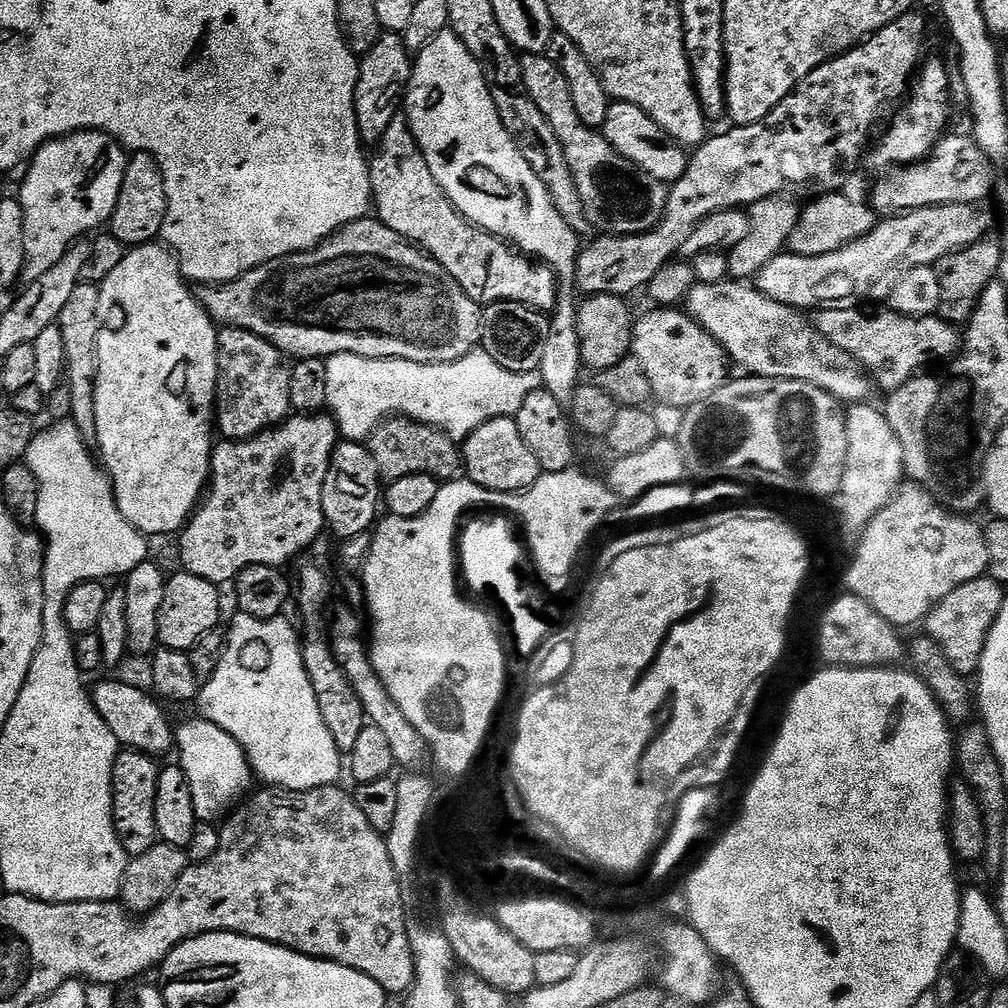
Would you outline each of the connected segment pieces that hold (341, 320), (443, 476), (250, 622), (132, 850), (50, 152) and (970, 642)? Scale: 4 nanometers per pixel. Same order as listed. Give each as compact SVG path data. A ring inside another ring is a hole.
M365 218L355 220L352 224L338 229L333 236L326 239L309 252L295 252L289 256L283 256L277 260L266 262L262 266L252 268L246 274L242 274L237 280L231 280L228 284L215 286L200 286L195 289L194 295L200 301L201 306L208 311L208 316L217 325L238 330L250 330L250 334L258 334L258 338L266 338L283 352L285 357L296 360L319 360L329 356L337 356L345 352L355 356L365 356L371 360L409 360L410 362L422 362L423 364L441 364L442 362L458 362L466 358L472 352L477 351L480 343L480 313L481 305L474 301L442 270L442 266L433 260L427 252L421 252L415 244L409 244L390 226L386 226L378 218Z
M389 418L373 430L366 443L370 454L374 454L374 462L378 462L381 477L388 482L410 474L426 474L447 482L457 479L462 472L462 452L457 441L442 430L419 424L417 420Z
M236 614L232 620L232 629L227 629L226 643L224 646L224 653L220 659L218 670L214 670L214 674L201 687L200 695L198 697L198 705L200 704L199 715L205 720L214 722L214 726L218 726L222 730L226 730L226 734L230 734L242 746L242 750L248 756L248 764L252 768L253 773L257 777L260 776L265 781L265 785L273 788L289 788L295 792L302 790L310 790L318 786L326 786L327 784L336 784L340 776L340 764L342 768L342 753L337 750L334 743L334 738L330 735L330 730L327 729L326 724L322 721L322 712L318 707L318 698L314 698L314 686L310 686L310 678L306 674L306 666L302 662L302 650L300 645L302 643L302 636L299 631L292 629L292 624L285 618L277 618L274 620L259 620L253 616L246 616L243 614Z
M121 750L112 771L112 817L118 838L131 858L146 854L150 846L158 843L154 822L154 798L158 794L161 765L144 752Z
M91 130L57 136L36 151L18 193L24 215L25 281L42 278L70 245L87 237L91 228L100 228L103 224L105 227L111 221L128 158L129 153L119 140Z
M985 574L974 582L966 582L966 586L958 586L954 594L946 594L946 598L934 605L926 617L926 634L942 646L942 654L950 658L950 666L966 678L971 677L971 672L972 675L979 673L986 638L1006 603L1004 592L1005 585Z

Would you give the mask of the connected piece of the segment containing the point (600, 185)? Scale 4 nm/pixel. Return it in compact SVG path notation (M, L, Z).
M521 55L520 69L524 85L534 106L538 106L538 110L542 110L542 118L546 118L546 122L550 122L550 130L554 130L554 134L558 134L558 142L562 142L562 150L566 154L570 174L578 186L578 194L582 194L582 206L593 229L601 228L599 230L601 233L614 236L634 236L638 232L652 231L663 220L664 210L668 207L666 185L650 178L650 174L646 174L641 168L619 156L614 150L614 146L610 146L610 142L606 142L603 134L597 129L586 126L582 122L582 118L578 118L578 110L574 110L574 98L570 98L570 86L566 82L562 70L558 70L558 66L554 62L550 62L547 55Z

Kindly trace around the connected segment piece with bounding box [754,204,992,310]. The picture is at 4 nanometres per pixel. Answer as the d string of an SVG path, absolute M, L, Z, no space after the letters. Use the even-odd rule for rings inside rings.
M939 204L933 208L914 208L911 212L901 212L881 219L868 236L839 248L830 254L799 256L787 250L770 258L766 266L754 277L754 286L766 298L785 304L797 310L819 309L821 306L836 306L841 302L852 302L856 295L869 296L869 301L887 301L894 290L897 279L915 268L930 268L939 265L948 256L969 248L985 239L992 228L992 216L974 204Z

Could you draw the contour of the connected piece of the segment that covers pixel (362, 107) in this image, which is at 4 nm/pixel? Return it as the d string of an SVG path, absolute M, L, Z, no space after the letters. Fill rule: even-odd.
M384 32L378 42L374 42L372 49L363 53L359 61L360 73L354 94L354 110L358 134L365 145L379 144L382 134L386 134L386 126L390 126L390 122L401 115L413 63L408 47L404 45L404 37L399 32Z

